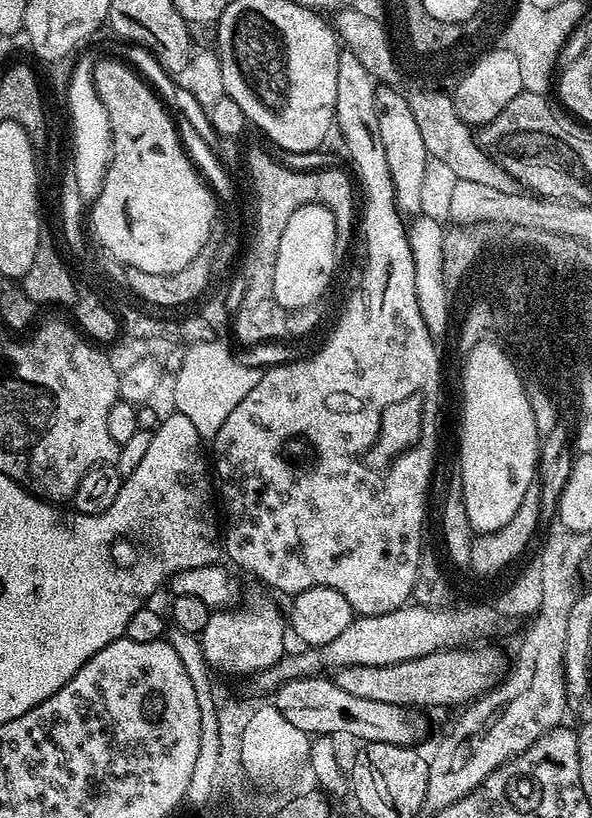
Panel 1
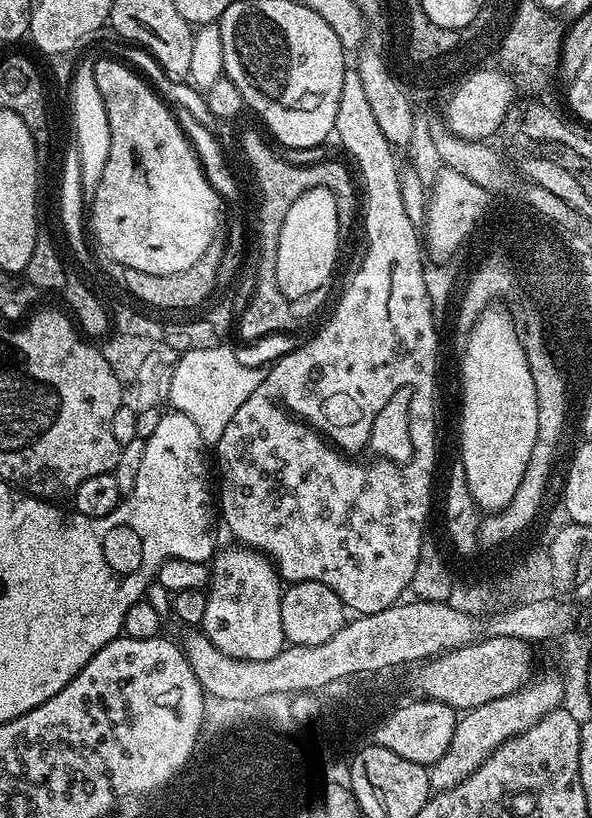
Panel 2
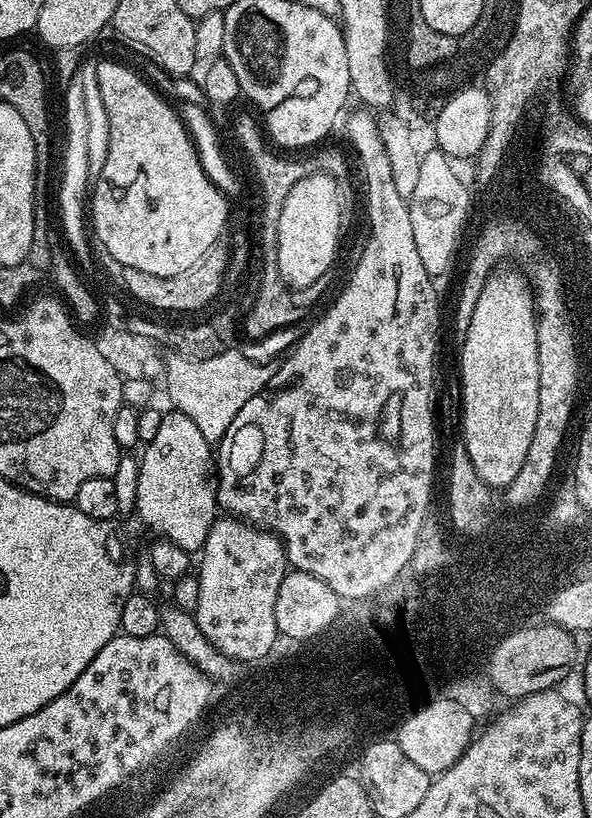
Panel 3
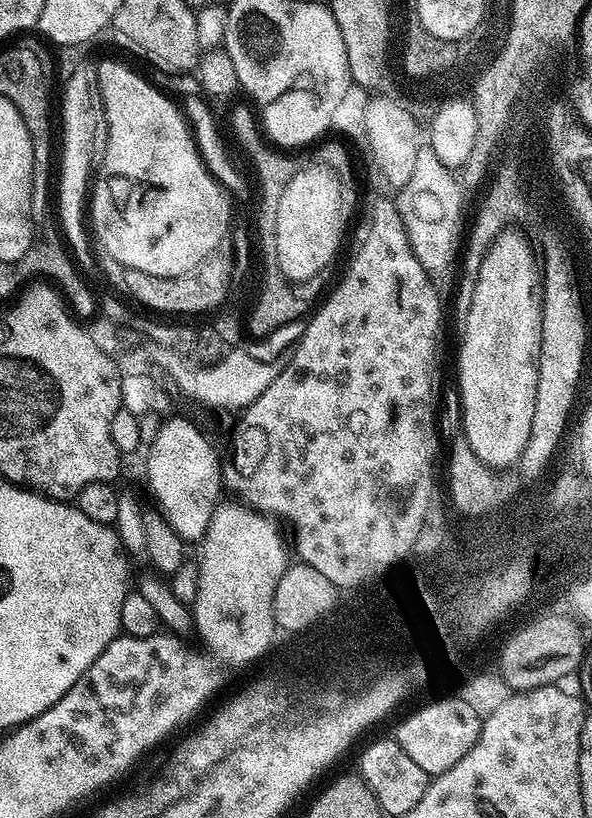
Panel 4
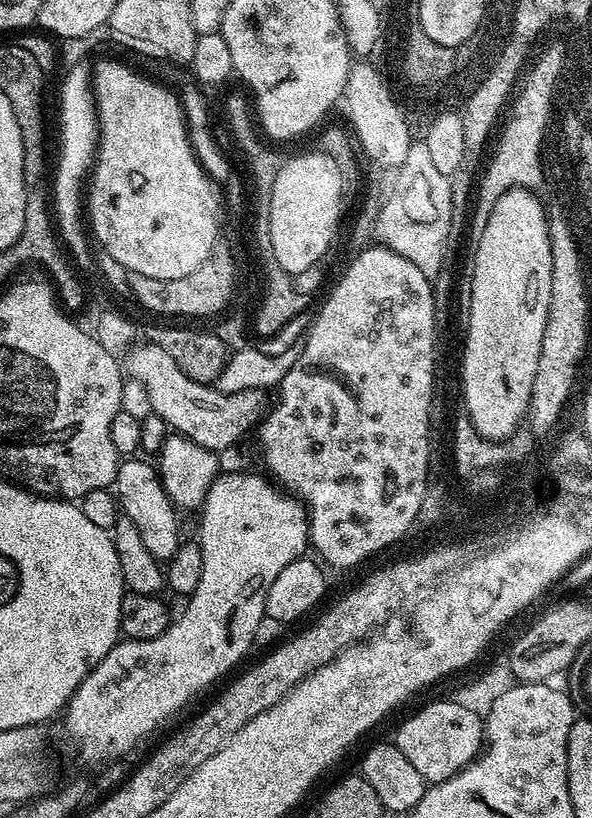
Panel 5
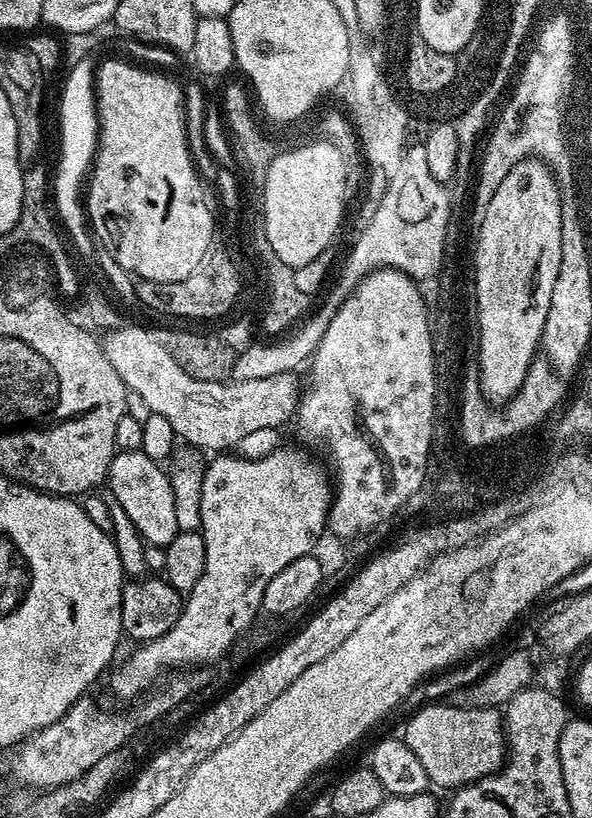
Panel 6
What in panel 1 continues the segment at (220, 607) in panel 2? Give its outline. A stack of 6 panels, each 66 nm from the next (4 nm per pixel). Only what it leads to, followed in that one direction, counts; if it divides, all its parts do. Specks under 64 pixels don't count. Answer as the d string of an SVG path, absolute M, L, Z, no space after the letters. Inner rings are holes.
M246 604L213 611L210 622L206 622L206 630L202 633L204 654L208 667L216 672L218 670L228 676L248 678L274 666L286 655L285 617L283 620L279 610L272 604Z

